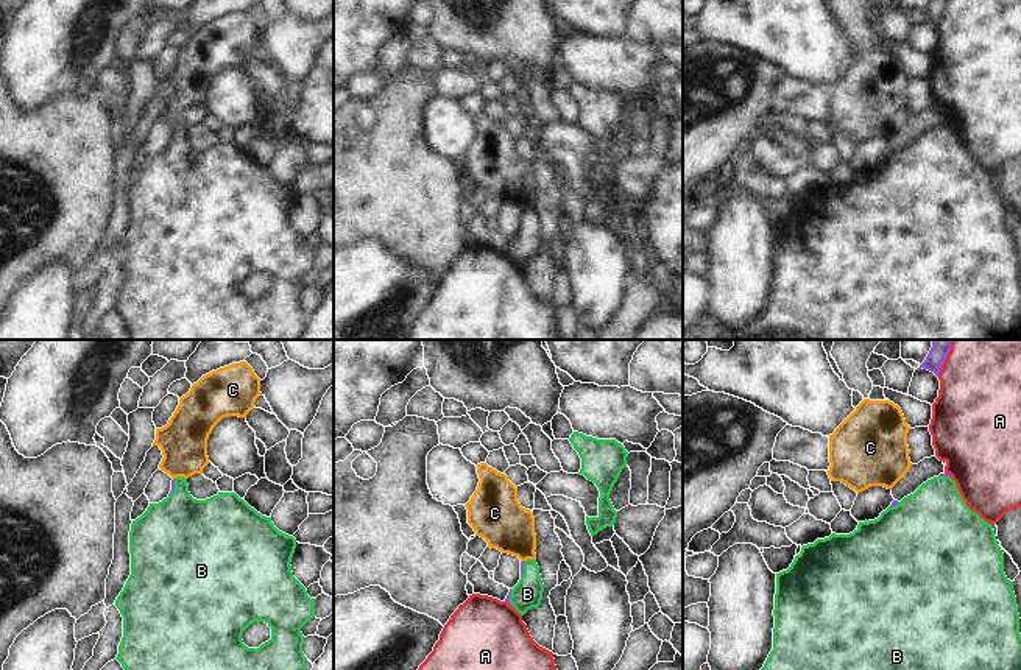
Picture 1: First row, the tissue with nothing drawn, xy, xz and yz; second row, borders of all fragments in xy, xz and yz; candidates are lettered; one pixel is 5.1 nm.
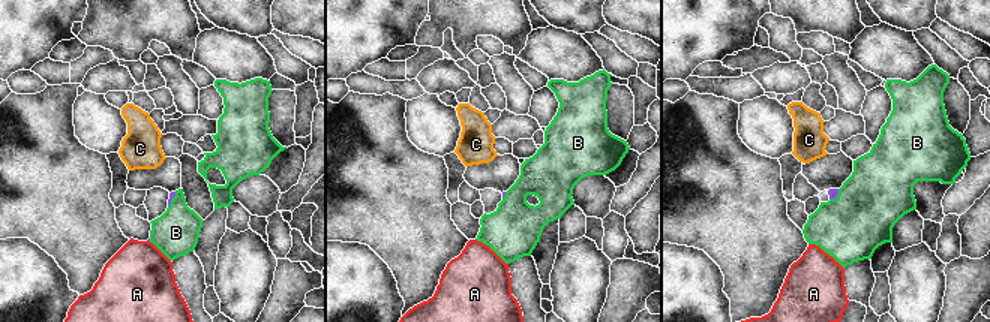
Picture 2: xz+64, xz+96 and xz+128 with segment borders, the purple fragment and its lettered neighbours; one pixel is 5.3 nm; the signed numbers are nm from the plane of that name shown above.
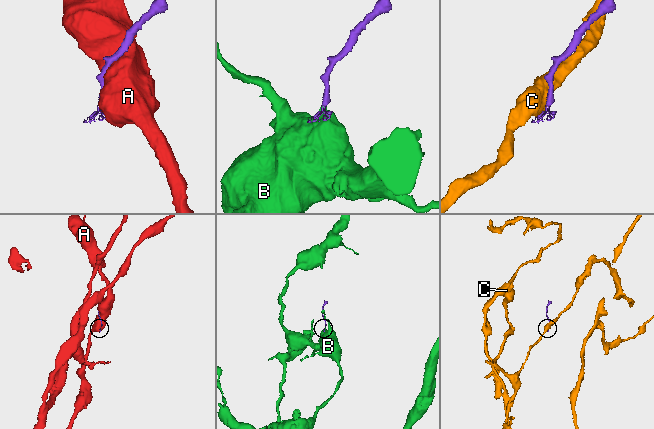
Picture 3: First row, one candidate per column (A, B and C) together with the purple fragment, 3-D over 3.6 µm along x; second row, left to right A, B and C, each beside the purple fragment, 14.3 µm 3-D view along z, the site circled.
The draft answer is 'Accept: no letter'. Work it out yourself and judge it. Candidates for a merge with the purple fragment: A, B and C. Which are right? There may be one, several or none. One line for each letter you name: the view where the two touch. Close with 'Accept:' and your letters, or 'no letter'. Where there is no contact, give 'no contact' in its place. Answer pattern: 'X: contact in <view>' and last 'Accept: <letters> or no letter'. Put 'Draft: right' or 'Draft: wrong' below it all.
B: contact in xy
Accept: B
Draft: wrong

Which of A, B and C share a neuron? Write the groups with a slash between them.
A / B / C

